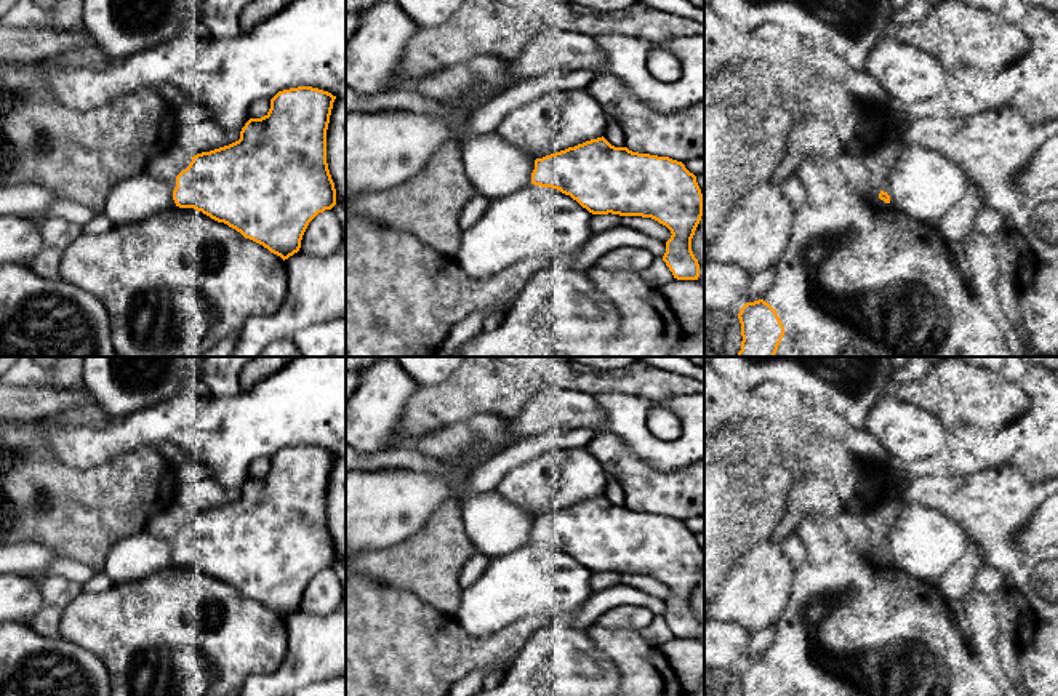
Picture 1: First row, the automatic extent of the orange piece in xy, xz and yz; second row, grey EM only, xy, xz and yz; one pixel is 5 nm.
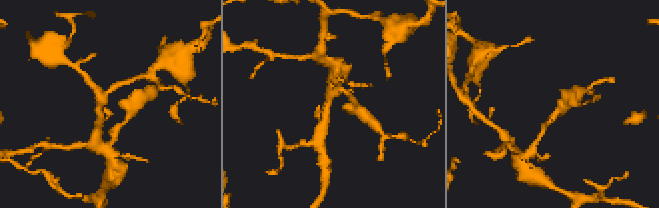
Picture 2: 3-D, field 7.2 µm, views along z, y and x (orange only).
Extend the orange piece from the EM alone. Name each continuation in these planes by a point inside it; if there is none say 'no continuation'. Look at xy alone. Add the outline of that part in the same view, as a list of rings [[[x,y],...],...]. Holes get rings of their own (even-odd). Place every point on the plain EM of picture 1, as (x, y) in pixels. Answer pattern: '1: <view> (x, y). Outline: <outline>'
1: xy (167, 524). Outline: [[[178,501],[166,509],[154,514],[144,525],[144,531],[160,538],[176,538],[176,534],[189,525],[192,512]]]

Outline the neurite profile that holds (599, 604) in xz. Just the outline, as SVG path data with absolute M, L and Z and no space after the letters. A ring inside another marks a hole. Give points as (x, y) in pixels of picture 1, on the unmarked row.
M615 586L592 595L571 618L563 619L563 622L571 629L587 630L600 614L616 605L642 605L651 610L655 616L663 616L666 611L666 602L661 598L632 586Z

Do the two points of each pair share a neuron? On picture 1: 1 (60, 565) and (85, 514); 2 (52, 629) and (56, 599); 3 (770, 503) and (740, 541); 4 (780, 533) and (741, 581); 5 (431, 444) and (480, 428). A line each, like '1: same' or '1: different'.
1: different
2: same
3: same
4: different
5: same

